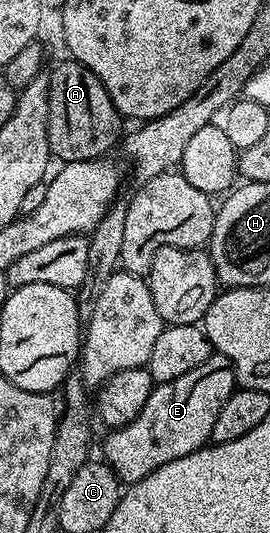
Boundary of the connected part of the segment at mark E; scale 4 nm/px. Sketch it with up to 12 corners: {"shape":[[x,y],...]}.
{"shape":[[219,354],[107,433],[121,485],[205,447],[237,387]]}

